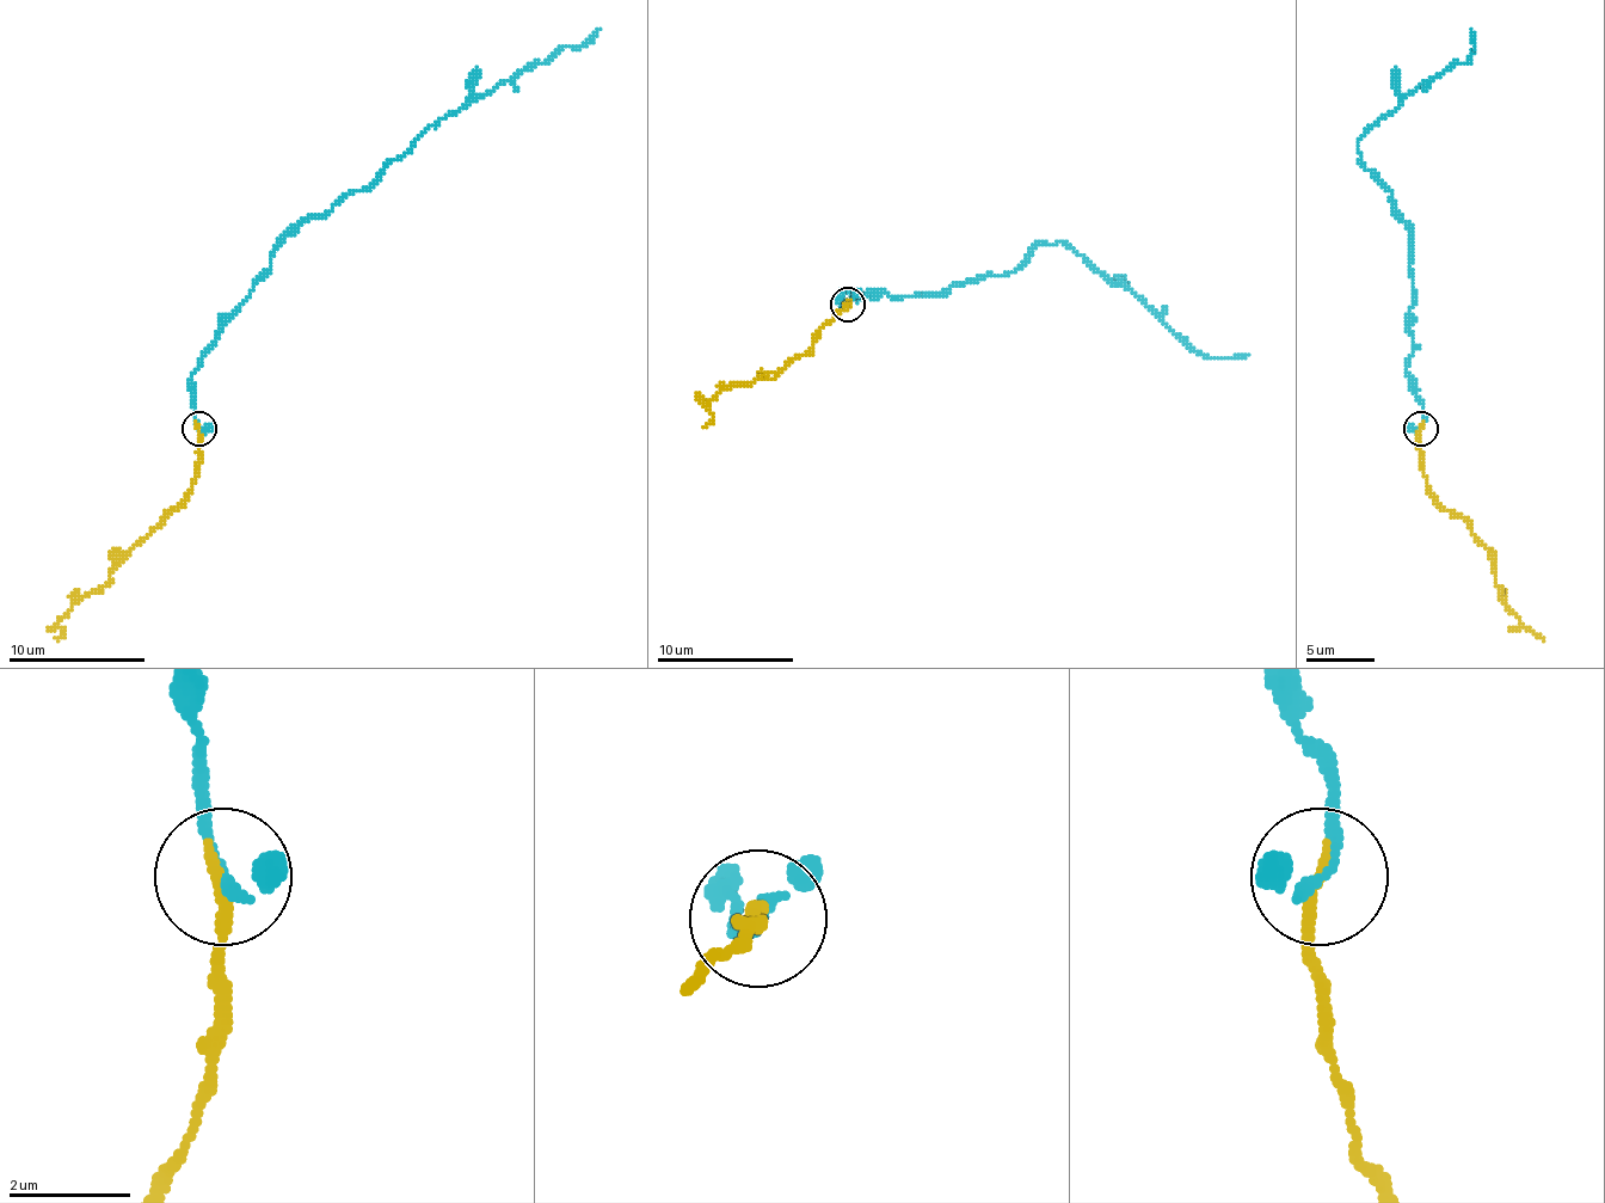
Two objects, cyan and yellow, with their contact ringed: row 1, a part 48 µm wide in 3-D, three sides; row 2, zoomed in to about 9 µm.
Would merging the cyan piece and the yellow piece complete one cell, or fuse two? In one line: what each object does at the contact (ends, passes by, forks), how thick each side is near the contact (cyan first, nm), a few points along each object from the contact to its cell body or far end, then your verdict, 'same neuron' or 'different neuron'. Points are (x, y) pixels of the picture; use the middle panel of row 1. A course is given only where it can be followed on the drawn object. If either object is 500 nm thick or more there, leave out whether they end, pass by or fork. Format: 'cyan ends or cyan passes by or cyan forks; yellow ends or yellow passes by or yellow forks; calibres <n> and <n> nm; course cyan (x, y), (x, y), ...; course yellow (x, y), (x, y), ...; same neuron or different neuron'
cyan passes by; yellow ends; calibres 150 and 220 nm; course cyan (847, 304), (847, 289), (946, 293), (1067, 241), (1200, 355), (1249, 355); course yellow (847, 304), (819, 331), (812, 348), (775, 379), (730, 382), (706, 406), (713, 417), (702, 427); same neuron

